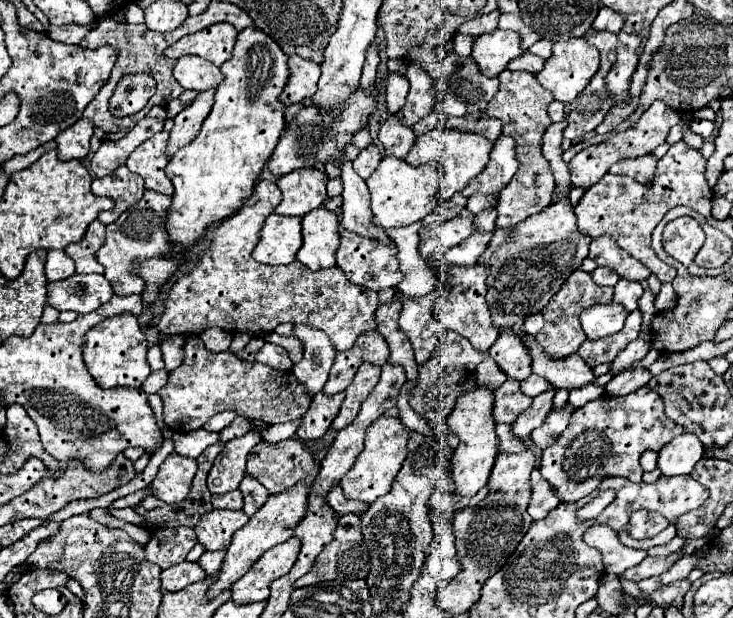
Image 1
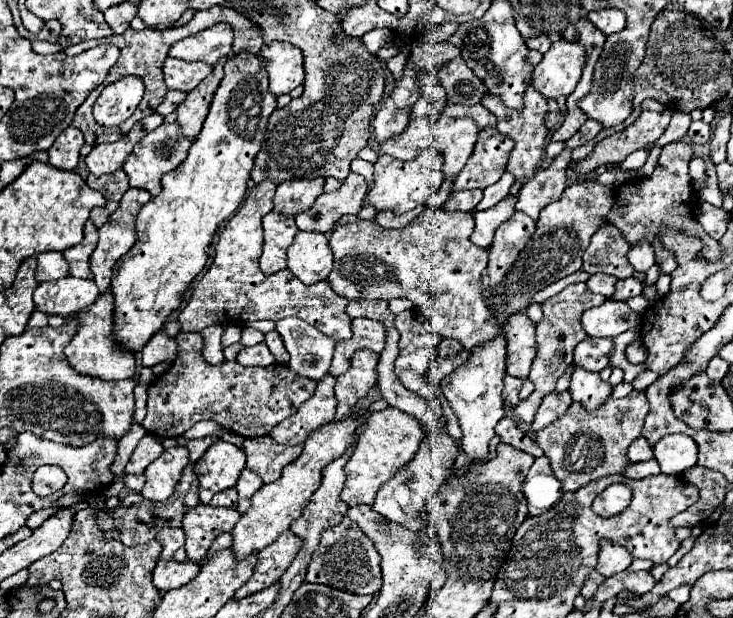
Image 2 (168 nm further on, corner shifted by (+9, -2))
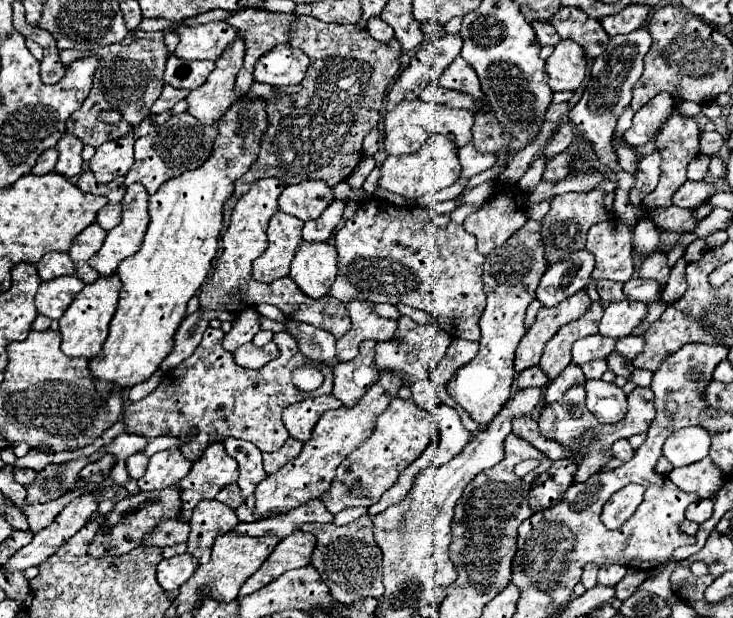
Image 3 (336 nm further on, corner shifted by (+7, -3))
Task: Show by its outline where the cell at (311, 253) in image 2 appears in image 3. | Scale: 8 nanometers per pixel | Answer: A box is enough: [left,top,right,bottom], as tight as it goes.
[291,243,337,299]

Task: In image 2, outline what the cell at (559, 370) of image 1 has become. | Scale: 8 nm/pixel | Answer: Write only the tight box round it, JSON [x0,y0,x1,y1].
[569,364,611,410]

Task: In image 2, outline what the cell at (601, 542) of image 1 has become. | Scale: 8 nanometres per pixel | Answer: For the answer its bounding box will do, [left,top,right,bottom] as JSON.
[595,540,633,578]

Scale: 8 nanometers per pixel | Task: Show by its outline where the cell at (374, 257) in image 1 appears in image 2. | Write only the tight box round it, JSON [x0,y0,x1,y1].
[327,208,499,352]

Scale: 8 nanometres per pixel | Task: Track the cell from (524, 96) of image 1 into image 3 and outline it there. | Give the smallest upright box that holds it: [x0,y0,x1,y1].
[447,221,547,427]

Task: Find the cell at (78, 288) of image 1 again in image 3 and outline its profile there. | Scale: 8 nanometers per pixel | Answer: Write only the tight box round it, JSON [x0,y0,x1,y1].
[35,275,85,319]

